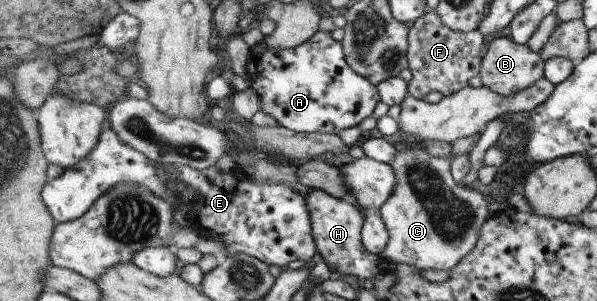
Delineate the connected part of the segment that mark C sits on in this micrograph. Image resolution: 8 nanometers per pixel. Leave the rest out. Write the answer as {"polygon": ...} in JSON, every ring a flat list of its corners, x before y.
{"polygon":[[484,132,458,139,452,144,450,157,436,157,427,150,424,144,413,144,412,147,405,147,401,144,402,148,394,153,390,165,396,171,398,183,384,207,380,209,381,219,389,234,388,247,380,255,384,265,406,263,412,267,418,267,420,271,442,269,442,271,450,273,476,247,482,227,492,215,488,210,488,201,480,191,475,191,456,182,456,179,452,177,452,171,450,171,450,163,455,157,472,151,472,148,480,143,482,135]]}

